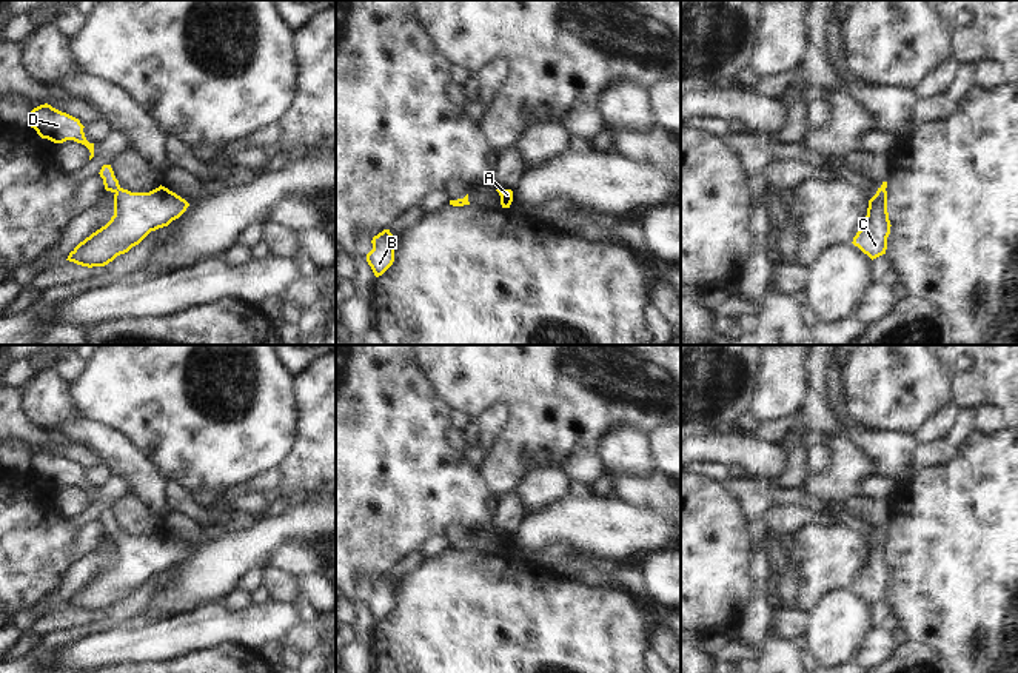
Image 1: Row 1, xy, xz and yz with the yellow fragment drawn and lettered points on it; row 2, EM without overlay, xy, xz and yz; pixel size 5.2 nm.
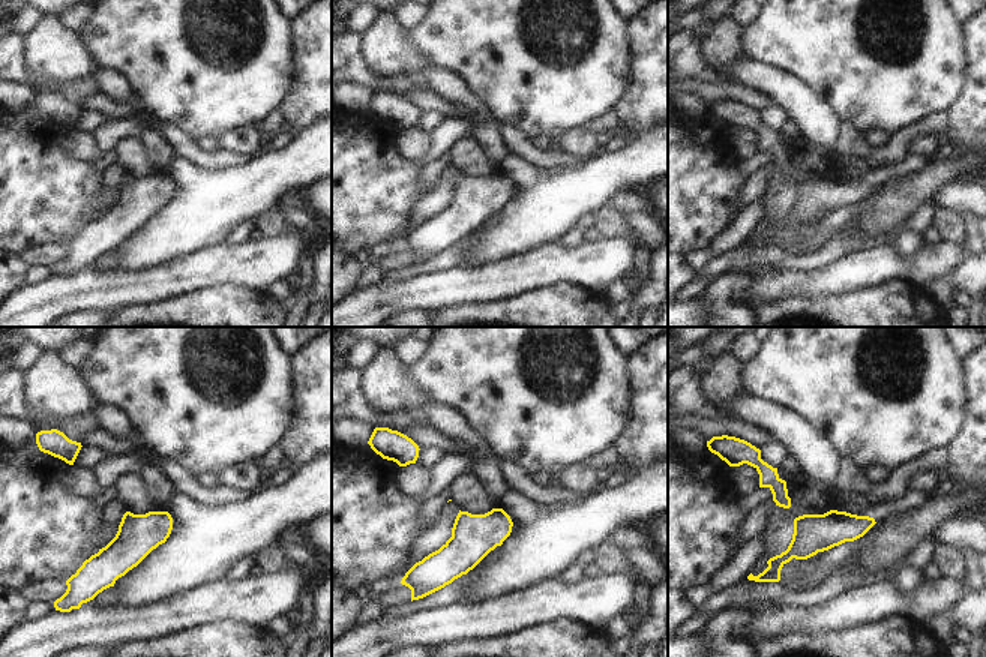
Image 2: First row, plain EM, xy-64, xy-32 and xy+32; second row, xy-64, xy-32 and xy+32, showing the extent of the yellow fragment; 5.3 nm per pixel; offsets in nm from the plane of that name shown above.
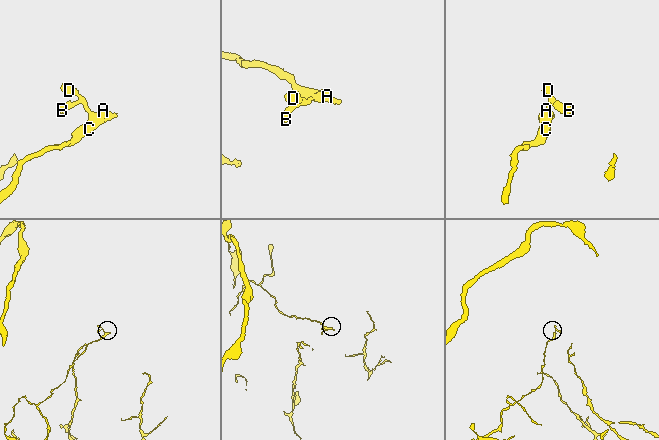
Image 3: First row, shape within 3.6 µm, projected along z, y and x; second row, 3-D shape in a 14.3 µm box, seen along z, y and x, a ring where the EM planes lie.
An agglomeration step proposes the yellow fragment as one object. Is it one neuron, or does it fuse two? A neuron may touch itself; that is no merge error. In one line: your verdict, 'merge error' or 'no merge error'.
no merge error

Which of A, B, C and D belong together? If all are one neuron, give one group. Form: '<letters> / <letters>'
A B C D

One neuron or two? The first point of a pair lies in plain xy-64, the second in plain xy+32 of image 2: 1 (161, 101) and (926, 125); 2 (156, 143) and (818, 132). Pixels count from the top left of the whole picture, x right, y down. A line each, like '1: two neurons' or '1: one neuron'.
1: two neurons
2: one neuron

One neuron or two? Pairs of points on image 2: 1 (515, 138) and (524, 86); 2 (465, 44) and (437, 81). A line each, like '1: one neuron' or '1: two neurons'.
1: two neurons
2: two neurons

